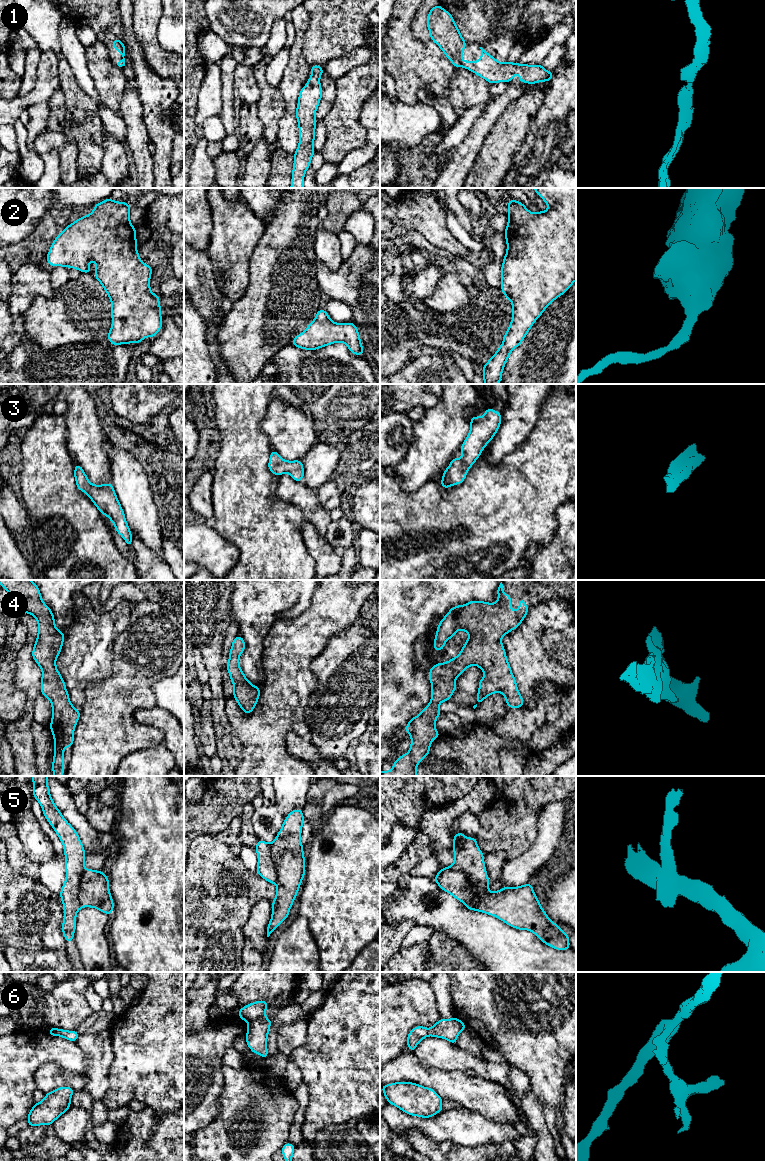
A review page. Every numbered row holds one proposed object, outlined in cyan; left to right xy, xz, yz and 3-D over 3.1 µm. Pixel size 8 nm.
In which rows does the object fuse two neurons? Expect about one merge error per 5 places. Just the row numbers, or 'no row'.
5, 6

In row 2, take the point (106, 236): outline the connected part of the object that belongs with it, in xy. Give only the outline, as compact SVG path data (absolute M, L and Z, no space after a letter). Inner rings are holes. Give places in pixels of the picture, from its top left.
M106 199L96 204L91 214L79 218L67 226L54 240L47 254L47 262L51 266L63 266L78 269L80 272L91 273L89 261L96 263L95 278L102 284L111 301L112 326L108 333L111 344L138 344L146 337L154 337L162 327L161 306L159 296L150 290L152 267L143 264L138 251L136 228L130 223L130 204Z

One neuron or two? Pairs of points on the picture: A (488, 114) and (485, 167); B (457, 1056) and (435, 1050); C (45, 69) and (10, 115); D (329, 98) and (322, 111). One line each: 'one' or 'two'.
A: two
B: one
C: one
D: one

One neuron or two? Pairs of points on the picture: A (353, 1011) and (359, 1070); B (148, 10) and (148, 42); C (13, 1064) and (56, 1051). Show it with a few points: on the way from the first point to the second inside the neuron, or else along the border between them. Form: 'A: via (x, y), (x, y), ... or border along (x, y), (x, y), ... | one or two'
A: via (359, 1026), (359, 1055) | one
B: via (148, 18), (148, 34) | one
C: via (24, 1053), (26, 1051), (45, 1051) | one

